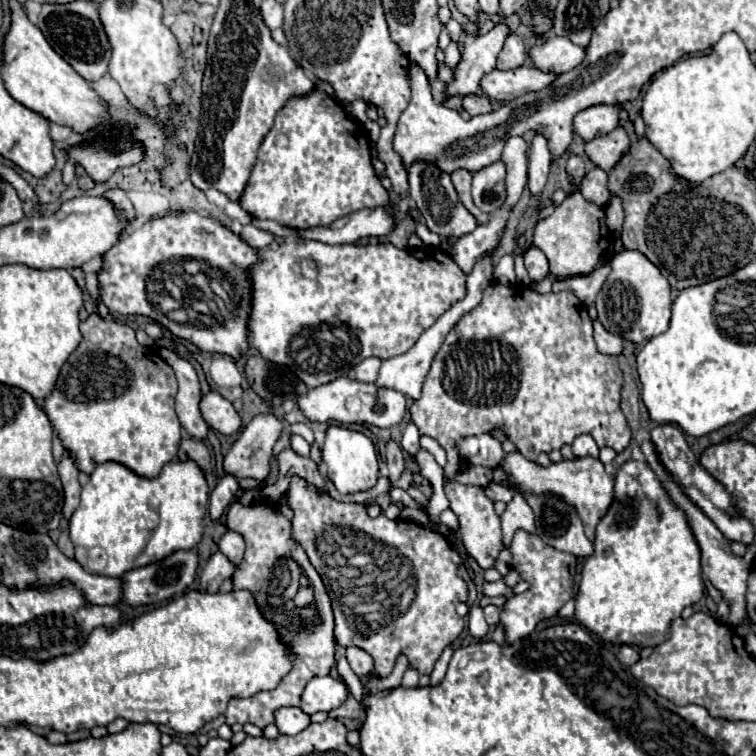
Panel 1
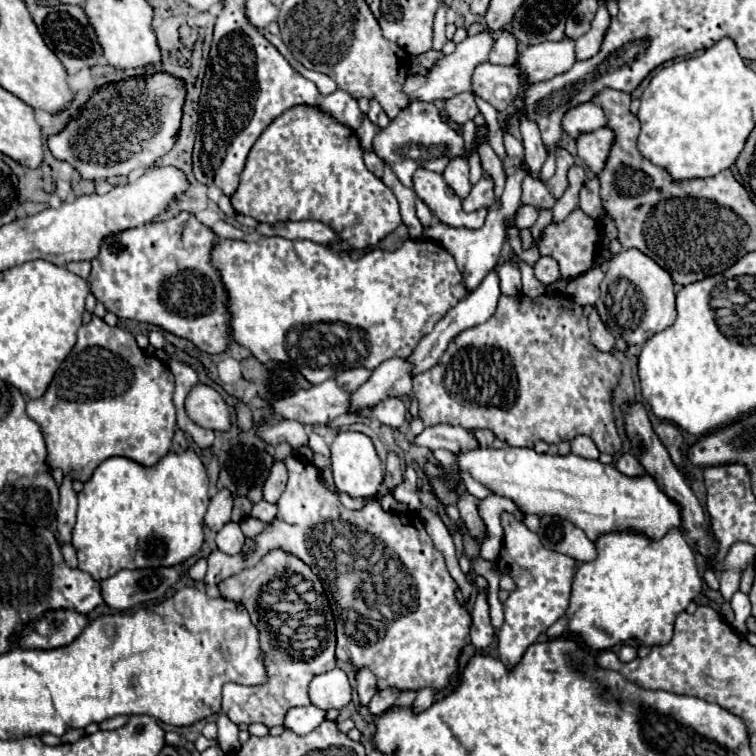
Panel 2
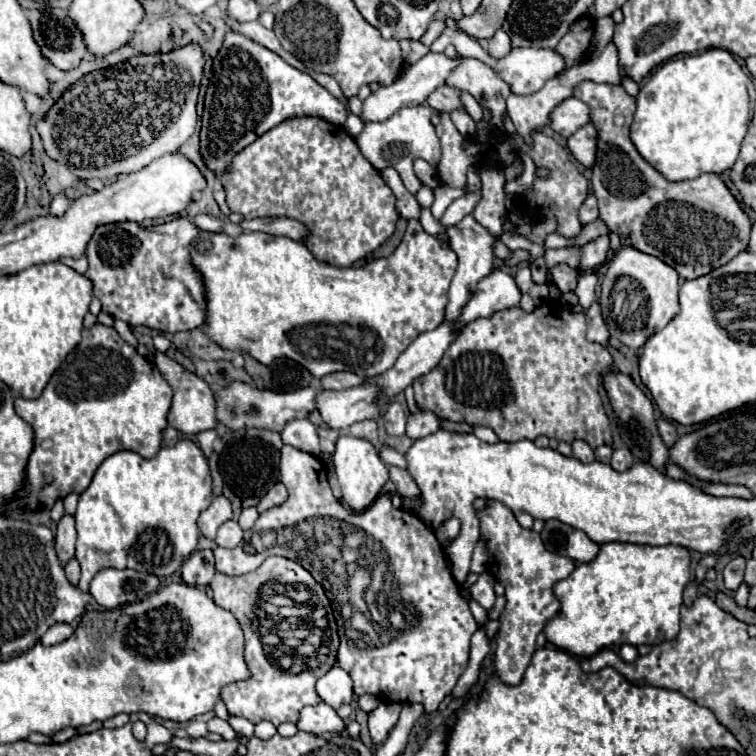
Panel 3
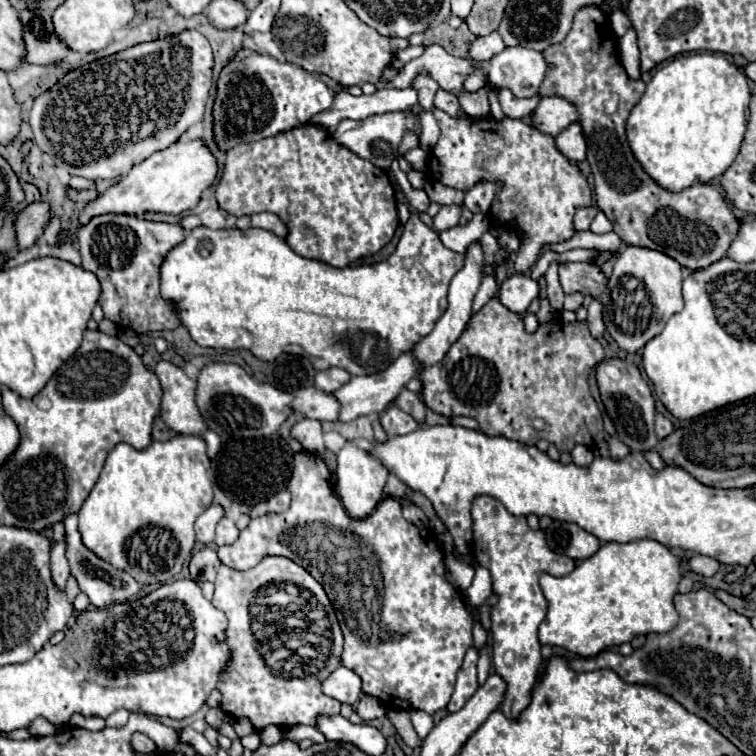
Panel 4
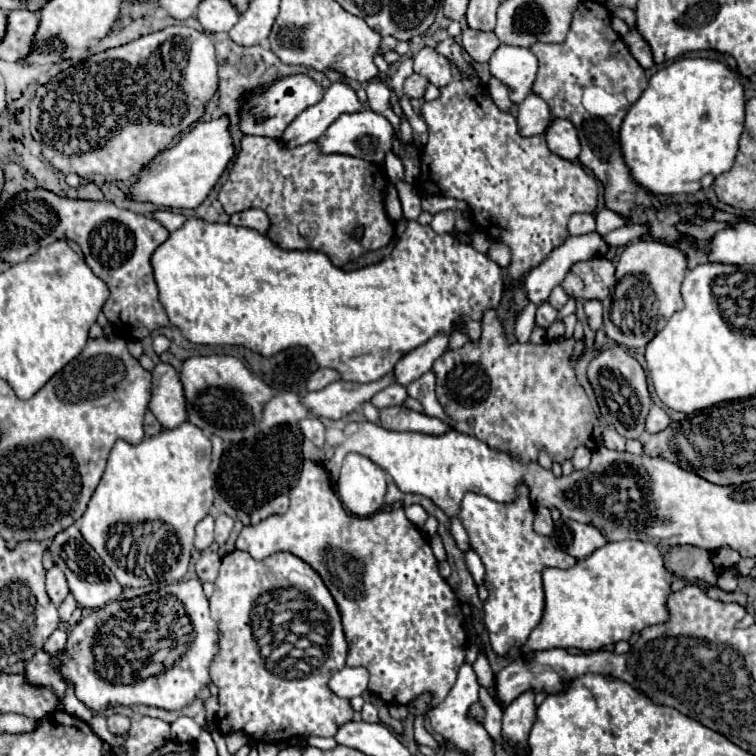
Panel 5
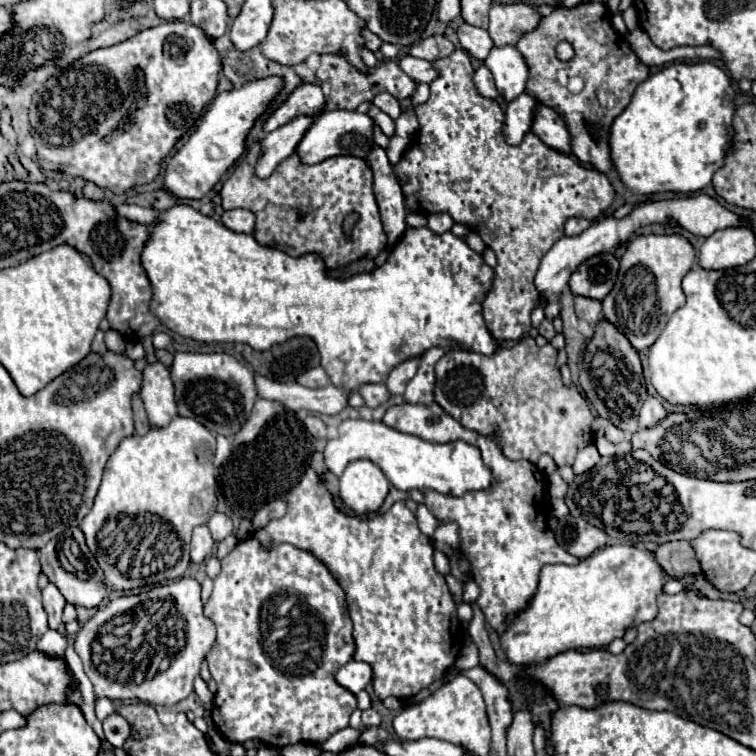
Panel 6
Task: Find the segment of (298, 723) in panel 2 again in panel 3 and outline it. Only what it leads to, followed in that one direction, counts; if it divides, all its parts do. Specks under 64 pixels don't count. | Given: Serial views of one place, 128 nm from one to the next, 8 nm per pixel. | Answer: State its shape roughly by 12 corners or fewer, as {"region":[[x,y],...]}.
{"region":[[324,702],[302,710],[298,728],[346,734],[344,720]]}

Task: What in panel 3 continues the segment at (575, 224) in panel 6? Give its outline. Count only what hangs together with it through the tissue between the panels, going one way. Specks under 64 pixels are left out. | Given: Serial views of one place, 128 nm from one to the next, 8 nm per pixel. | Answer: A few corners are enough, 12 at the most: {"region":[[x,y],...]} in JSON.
{"region":[[590,194],[580,206],[578,220],[582,224],[598,218],[596,196]]}

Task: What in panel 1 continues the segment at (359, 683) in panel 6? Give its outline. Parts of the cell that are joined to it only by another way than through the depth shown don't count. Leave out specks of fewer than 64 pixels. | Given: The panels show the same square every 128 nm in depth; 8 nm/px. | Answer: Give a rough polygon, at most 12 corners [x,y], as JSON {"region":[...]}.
{"region":[[332,676],[312,678],[300,708],[330,712],[348,698],[348,688]]}

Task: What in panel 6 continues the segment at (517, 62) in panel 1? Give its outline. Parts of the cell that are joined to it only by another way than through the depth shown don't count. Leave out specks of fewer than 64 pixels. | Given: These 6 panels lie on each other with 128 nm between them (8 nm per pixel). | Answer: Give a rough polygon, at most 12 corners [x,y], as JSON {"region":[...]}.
{"region":[[462,24],[460,46],[476,60],[486,60],[492,40],[486,30]]}

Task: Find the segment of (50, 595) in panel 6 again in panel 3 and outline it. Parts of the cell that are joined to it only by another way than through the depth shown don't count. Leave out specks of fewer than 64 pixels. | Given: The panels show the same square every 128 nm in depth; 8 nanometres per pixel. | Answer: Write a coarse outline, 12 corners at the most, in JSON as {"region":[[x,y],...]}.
{"region":[[64,514],[56,532],[56,554],[62,568],[74,558],[74,518]]}

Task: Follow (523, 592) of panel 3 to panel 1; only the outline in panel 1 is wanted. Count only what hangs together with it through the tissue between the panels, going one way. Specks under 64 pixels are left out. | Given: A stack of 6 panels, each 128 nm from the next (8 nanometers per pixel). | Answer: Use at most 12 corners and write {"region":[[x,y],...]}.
{"region":[[514,534],[514,570],[530,582],[500,608],[508,644],[574,598],[576,556]]}

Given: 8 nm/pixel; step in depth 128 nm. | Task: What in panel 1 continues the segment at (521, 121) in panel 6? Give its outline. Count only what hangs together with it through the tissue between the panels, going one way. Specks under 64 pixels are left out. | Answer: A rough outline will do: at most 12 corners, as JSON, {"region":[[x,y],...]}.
{"region":[[590,106],[574,116],[574,132],[592,140],[618,128],[616,106]]}

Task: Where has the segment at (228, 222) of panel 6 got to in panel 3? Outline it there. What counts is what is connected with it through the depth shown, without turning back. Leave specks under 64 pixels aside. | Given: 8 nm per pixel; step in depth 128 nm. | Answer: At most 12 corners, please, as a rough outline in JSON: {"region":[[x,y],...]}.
{"region":[[292,218],[242,220],[242,230],[302,240],[308,230]]}

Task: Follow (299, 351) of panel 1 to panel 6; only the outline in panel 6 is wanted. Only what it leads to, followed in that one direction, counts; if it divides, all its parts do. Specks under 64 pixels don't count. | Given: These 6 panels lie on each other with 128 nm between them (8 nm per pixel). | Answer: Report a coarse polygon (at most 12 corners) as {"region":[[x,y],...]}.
{"region":[[188,204],[140,252],[200,342],[310,336],[336,388],[492,356],[490,266],[408,228],[348,280]]}

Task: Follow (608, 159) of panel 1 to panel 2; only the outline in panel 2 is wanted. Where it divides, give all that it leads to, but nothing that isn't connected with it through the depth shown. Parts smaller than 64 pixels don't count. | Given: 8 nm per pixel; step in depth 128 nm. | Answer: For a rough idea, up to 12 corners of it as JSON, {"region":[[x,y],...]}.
{"region":[[610,128],[578,136],[578,156],[594,174],[606,164],[614,132]]}

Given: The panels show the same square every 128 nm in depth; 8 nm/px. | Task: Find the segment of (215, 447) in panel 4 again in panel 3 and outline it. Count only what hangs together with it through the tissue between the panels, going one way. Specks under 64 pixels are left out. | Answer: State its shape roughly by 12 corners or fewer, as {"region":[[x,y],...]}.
{"region":[[206,430],[198,434],[204,456],[212,454],[216,430]]}

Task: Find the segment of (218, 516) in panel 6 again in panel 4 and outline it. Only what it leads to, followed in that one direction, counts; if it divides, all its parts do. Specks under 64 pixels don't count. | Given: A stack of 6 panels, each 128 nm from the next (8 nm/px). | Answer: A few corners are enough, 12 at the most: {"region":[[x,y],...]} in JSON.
{"region":[[222,518],[216,526],[216,544],[232,544],[238,528],[230,518]]}

